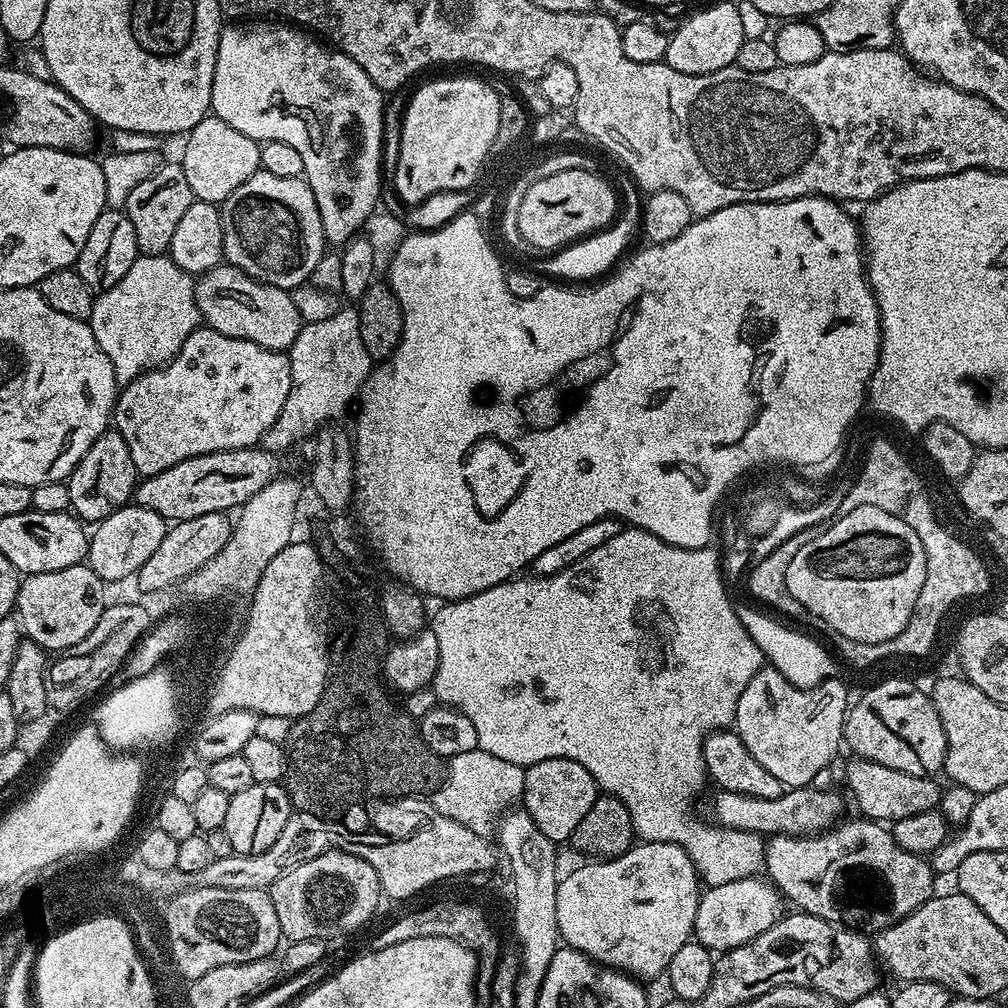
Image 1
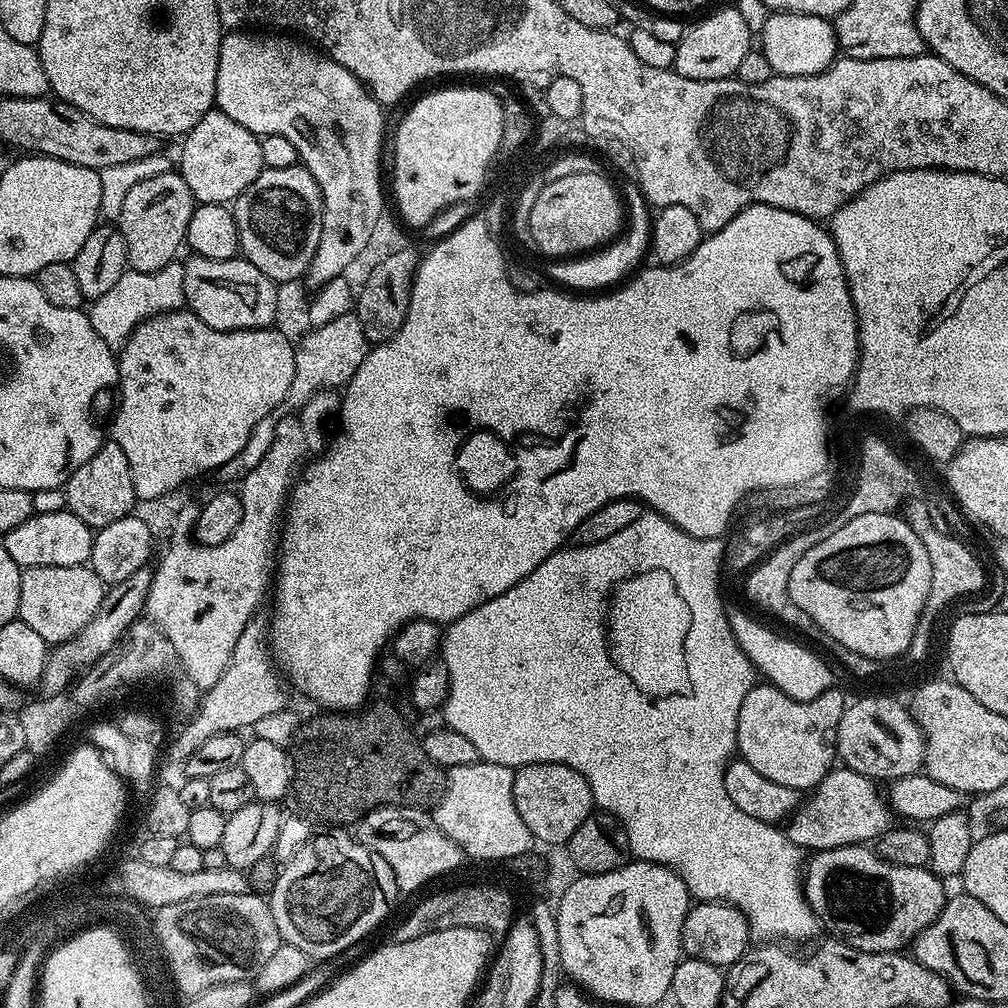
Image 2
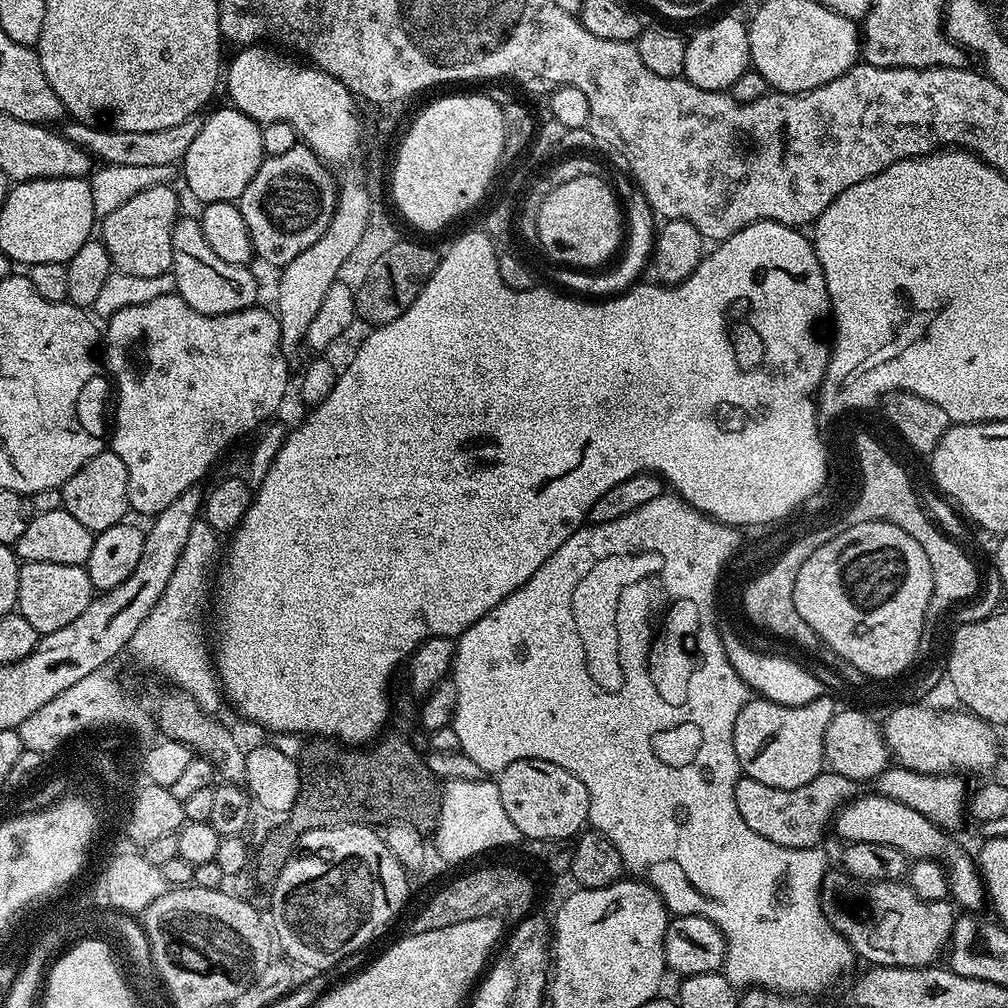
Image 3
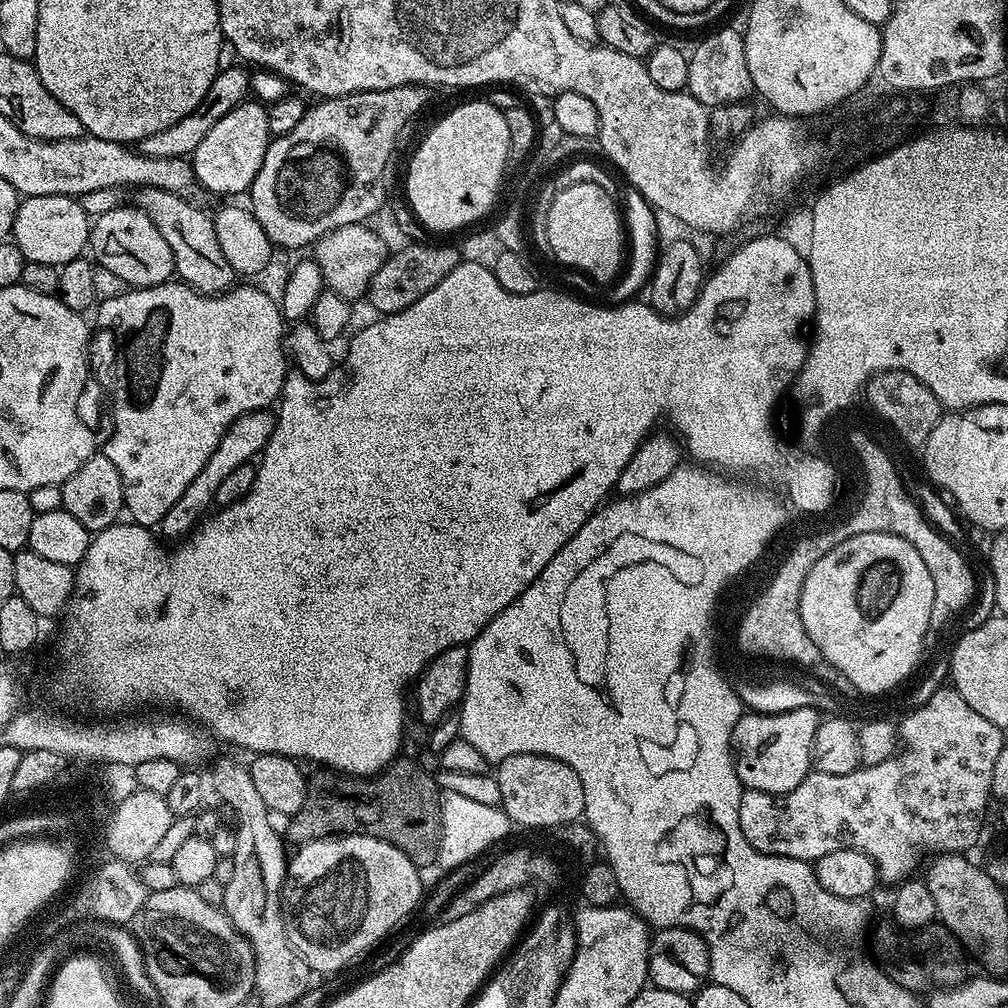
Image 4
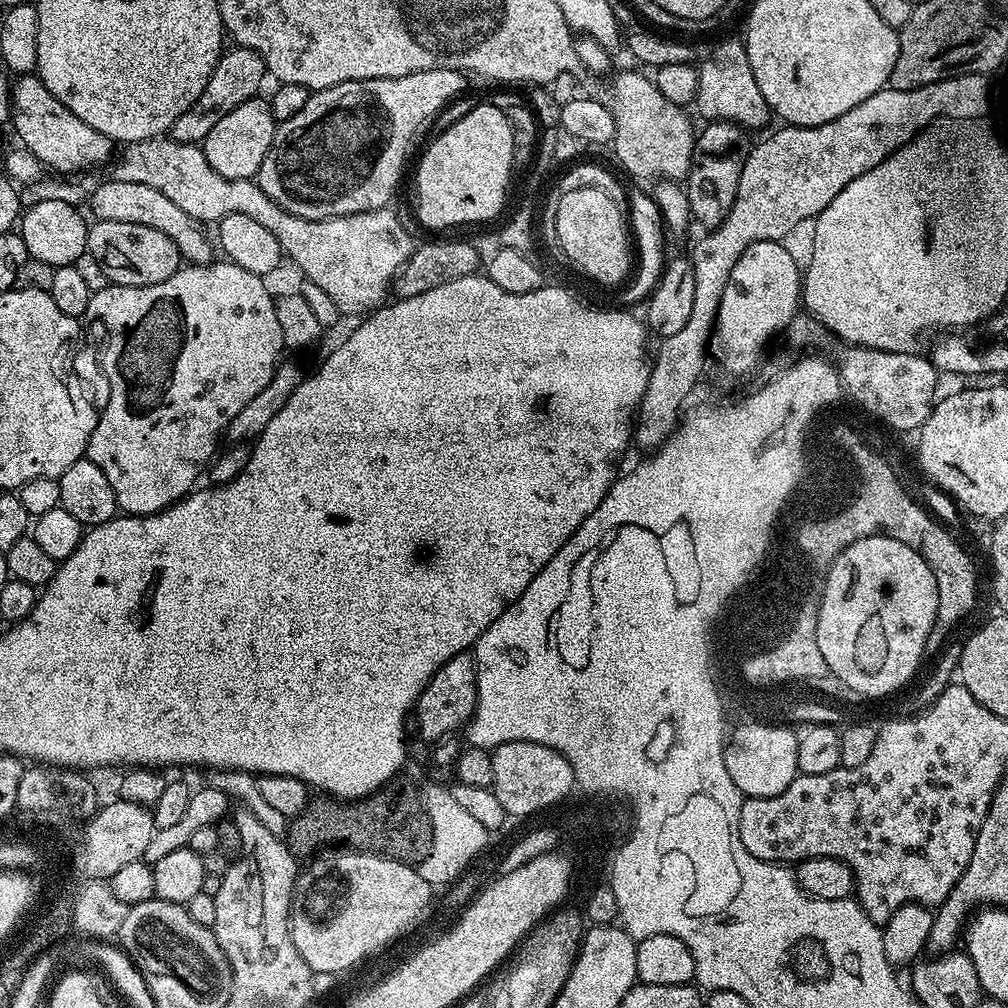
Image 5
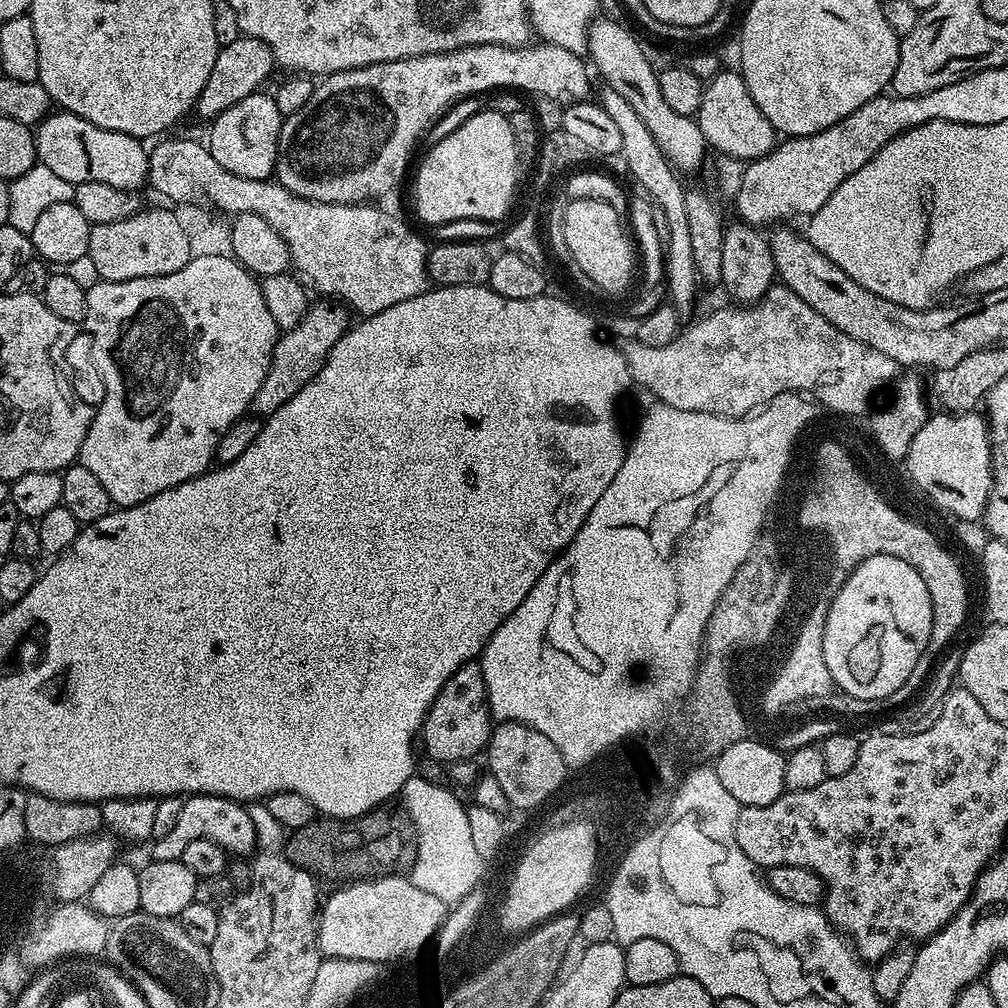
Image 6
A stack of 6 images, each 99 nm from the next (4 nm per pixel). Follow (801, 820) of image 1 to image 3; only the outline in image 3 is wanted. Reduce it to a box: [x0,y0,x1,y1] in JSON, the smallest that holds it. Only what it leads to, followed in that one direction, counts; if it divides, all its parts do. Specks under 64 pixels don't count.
[834,794,986,910]

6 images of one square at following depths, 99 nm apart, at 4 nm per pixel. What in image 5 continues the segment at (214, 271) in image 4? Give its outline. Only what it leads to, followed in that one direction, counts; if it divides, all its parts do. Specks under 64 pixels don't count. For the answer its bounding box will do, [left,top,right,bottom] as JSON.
[86,178,214,266]

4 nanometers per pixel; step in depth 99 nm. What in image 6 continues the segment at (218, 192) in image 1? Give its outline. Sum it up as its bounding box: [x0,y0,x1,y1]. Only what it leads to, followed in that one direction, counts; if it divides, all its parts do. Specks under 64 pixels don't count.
[206,91,282,180]

